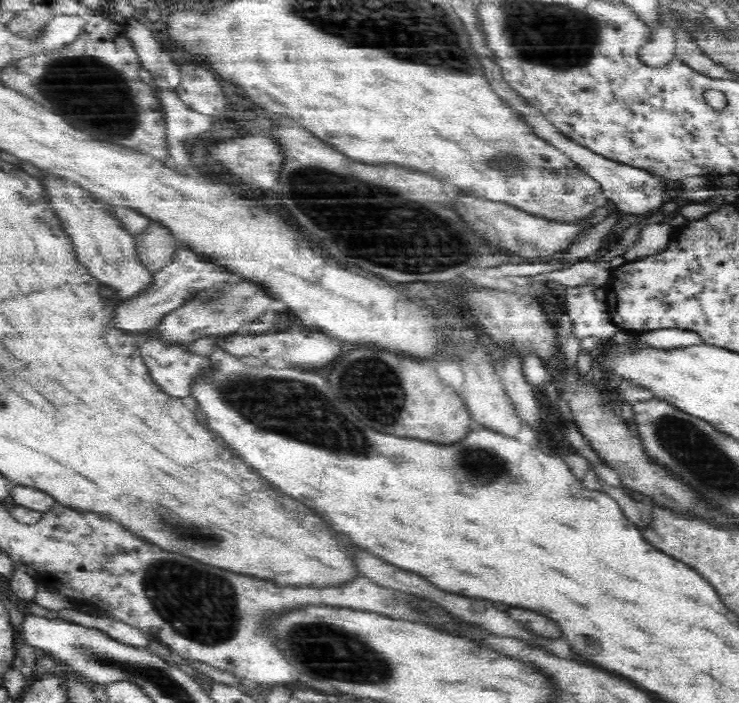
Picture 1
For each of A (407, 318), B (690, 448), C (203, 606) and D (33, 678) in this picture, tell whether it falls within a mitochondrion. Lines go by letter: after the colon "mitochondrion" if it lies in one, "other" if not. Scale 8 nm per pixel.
A: other
B: mitochondrion
C: mitochondrion
D: other

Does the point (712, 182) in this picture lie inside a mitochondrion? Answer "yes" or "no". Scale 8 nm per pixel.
no

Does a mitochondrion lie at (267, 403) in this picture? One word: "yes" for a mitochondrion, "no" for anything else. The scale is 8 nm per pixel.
yes

